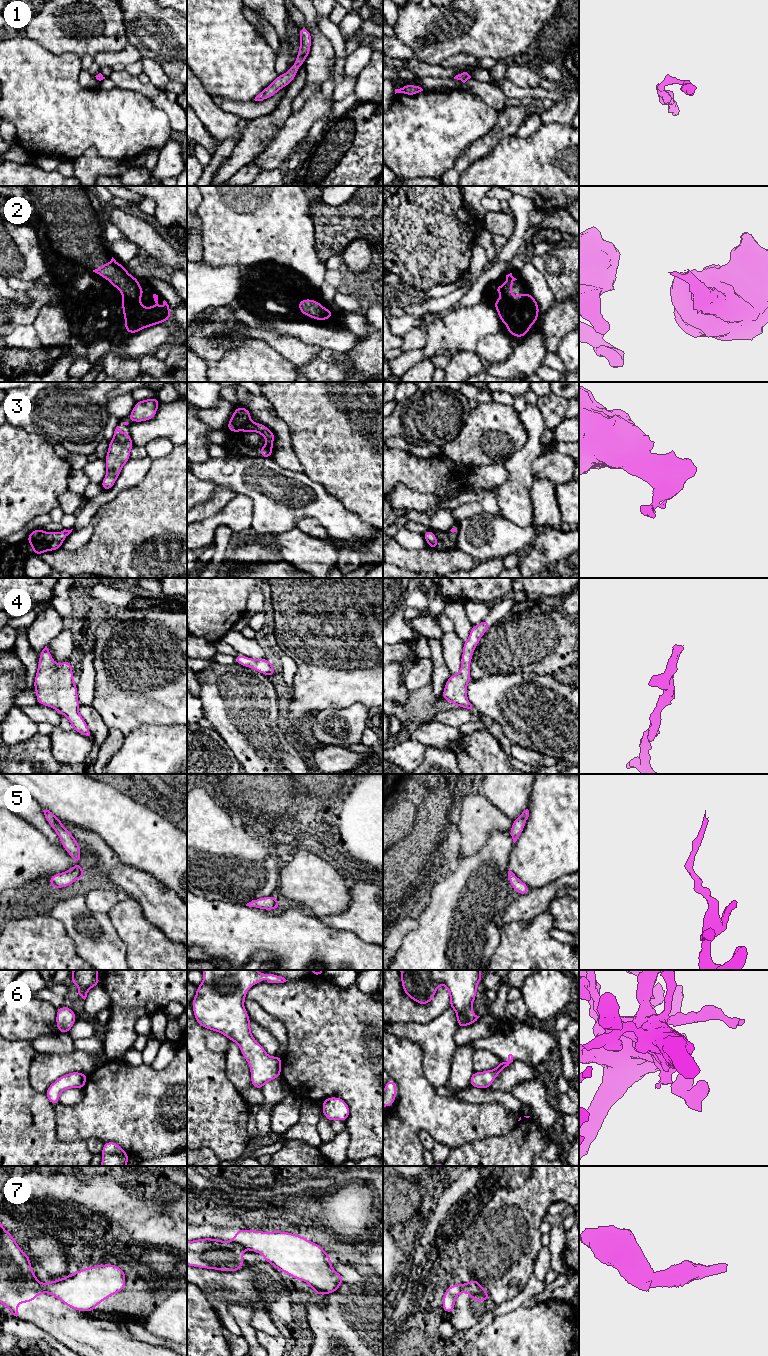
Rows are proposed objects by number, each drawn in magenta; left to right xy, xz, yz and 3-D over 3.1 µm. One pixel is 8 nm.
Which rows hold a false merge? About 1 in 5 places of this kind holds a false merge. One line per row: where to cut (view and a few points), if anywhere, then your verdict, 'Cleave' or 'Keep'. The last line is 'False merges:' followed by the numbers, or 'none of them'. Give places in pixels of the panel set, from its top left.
1: No split. Keep
2: No split. Keep
3: No split. Keep
4: No split. Keep
5: No split. Keep
6: No split. Keep
7: Split along xz (233, 1240), (244, 1246). Cleave
False merges: 7

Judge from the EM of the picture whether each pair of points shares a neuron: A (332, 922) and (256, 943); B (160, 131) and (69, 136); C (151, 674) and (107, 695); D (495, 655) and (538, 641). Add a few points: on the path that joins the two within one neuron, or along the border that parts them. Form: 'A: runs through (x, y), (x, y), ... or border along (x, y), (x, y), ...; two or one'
A: border along (324, 920), (328, 926), (348, 932); two
B: runs through (137, 131), (92, 131); one
C: runs through (140, 682), (126, 695), (118, 695); one
D: runs through (506, 647), (520, 641), (527, 641); one

